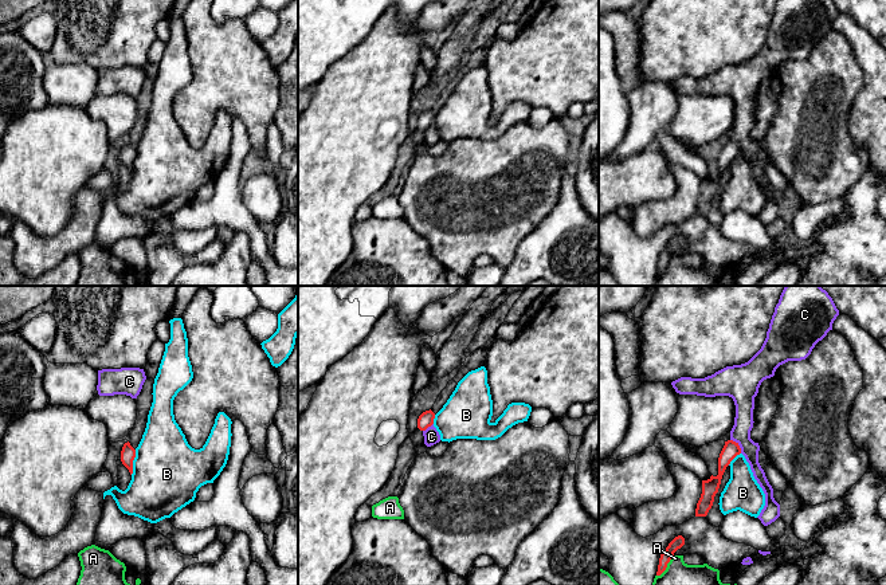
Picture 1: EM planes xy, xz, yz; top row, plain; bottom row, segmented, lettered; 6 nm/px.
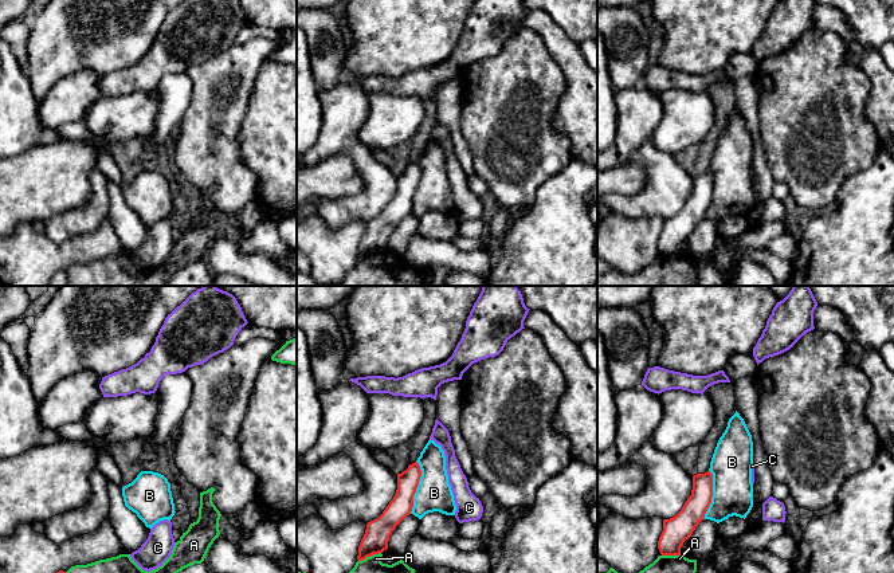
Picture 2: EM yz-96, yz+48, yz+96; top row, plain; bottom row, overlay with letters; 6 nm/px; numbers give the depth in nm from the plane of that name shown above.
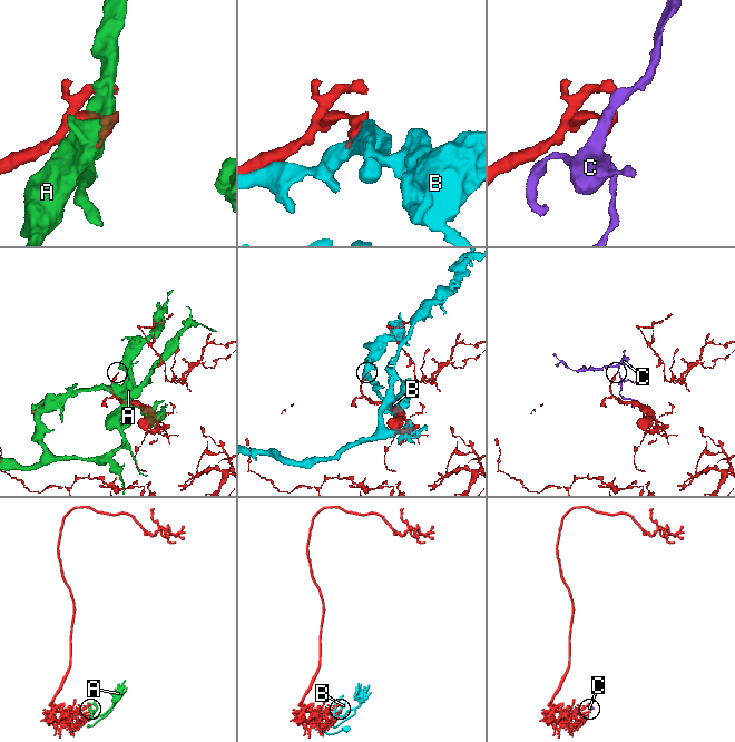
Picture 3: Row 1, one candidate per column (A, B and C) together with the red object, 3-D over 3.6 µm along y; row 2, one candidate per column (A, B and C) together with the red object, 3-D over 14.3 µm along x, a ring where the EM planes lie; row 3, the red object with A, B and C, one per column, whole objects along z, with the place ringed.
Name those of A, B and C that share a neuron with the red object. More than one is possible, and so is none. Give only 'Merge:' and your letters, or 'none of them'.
Merge: none of them

